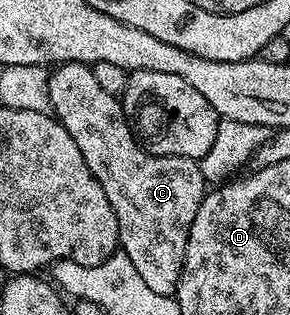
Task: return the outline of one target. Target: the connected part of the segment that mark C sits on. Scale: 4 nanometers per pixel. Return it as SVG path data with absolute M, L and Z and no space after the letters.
M66 61L50 72L49 108L52 116L61 122L67 135L75 139L79 151L83 151L83 159L87 167L91 167L91 175L99 179L103 195L107 195L107 203L111 203L111 211L115 211L115 219L119 223L120 252L131 259L135 271L139 271L151 291L156 291L158 295L174 296L187 255L191 223L195 223L195 215L199 215L199 207L207 192L207 182L198 162L192 157L147 152L133 136L133 129L125 118L125 109L119 98L110 95L96 81L92 68L79 61Z

